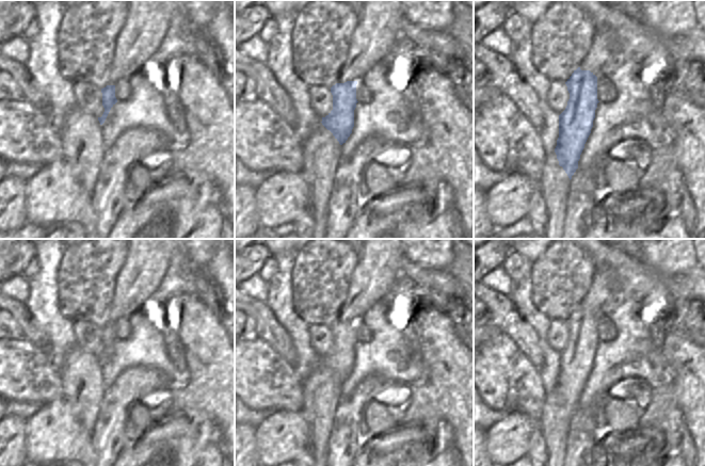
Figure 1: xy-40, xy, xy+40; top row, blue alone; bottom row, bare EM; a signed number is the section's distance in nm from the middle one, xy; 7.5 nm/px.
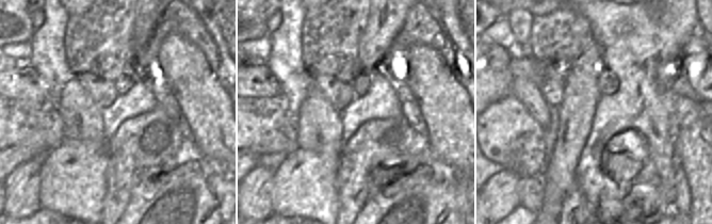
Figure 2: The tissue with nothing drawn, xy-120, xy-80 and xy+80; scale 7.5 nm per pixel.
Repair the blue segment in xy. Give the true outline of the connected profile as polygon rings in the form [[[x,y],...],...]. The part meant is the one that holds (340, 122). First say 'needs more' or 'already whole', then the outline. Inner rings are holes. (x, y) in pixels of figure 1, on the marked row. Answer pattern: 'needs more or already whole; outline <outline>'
needs more; outline [[[367,0],[352,35],[339,82],[331,87],[333,110],[322,117],[322,125],[340,145],[354,127],[356,84],[367,71],[394,51],[403,19],[403,0]]]

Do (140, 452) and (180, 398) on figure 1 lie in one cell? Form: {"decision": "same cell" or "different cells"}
{"decision": "different cells"}

